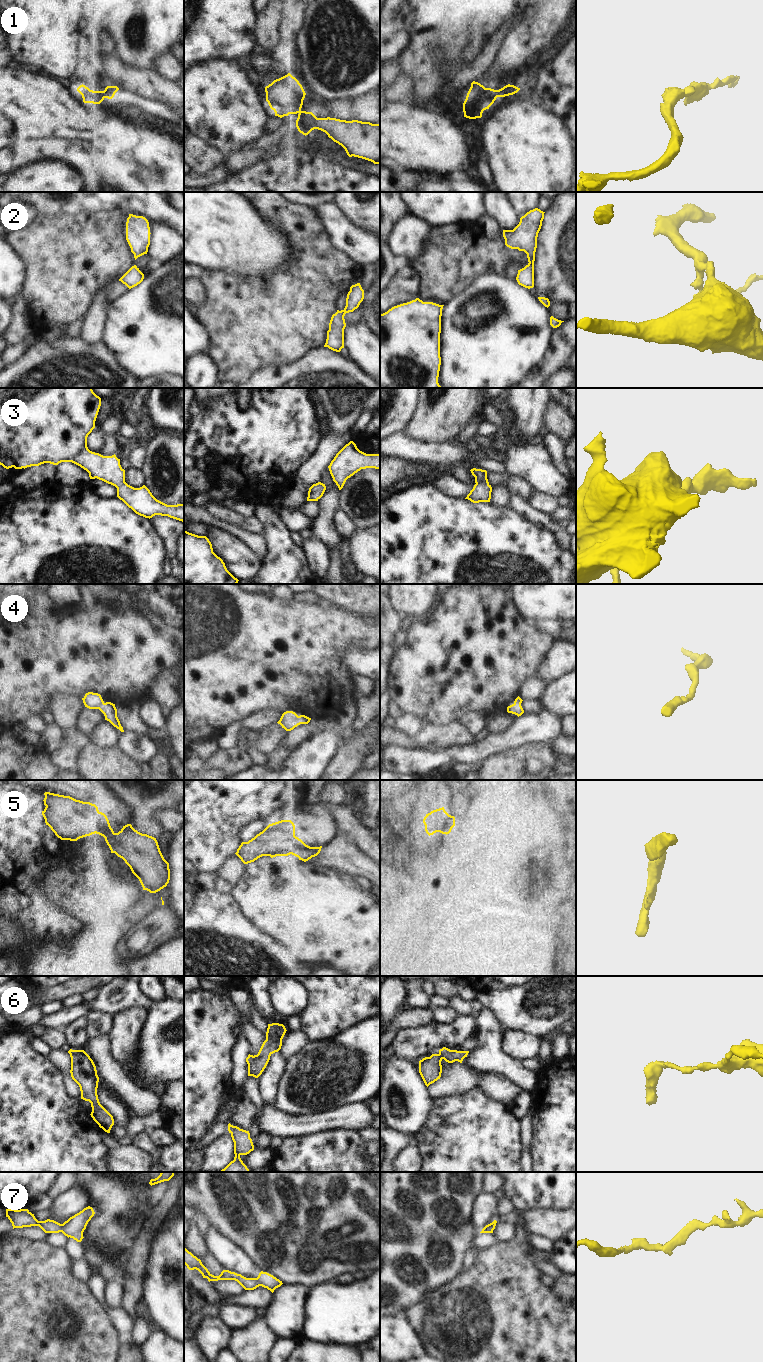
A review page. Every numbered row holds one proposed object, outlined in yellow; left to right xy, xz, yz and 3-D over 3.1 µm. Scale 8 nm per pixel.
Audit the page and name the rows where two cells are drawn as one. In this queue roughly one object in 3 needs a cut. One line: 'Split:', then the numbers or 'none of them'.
Split: none of them

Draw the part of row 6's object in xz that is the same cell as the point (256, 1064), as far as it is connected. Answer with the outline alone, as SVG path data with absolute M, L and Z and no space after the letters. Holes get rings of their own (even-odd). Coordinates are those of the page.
M268 1024L266 1040L263 1042L257 1055L248 1055L246 1062L248 1064L248 1076L258 1078L266 1068L270 1056L278 1052L282 1046L282 1039L286 1033L283 1024Z

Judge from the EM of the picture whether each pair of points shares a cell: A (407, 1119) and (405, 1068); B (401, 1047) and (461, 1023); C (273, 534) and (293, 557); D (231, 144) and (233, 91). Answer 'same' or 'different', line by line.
A: same
B: same
C: same
D: same

